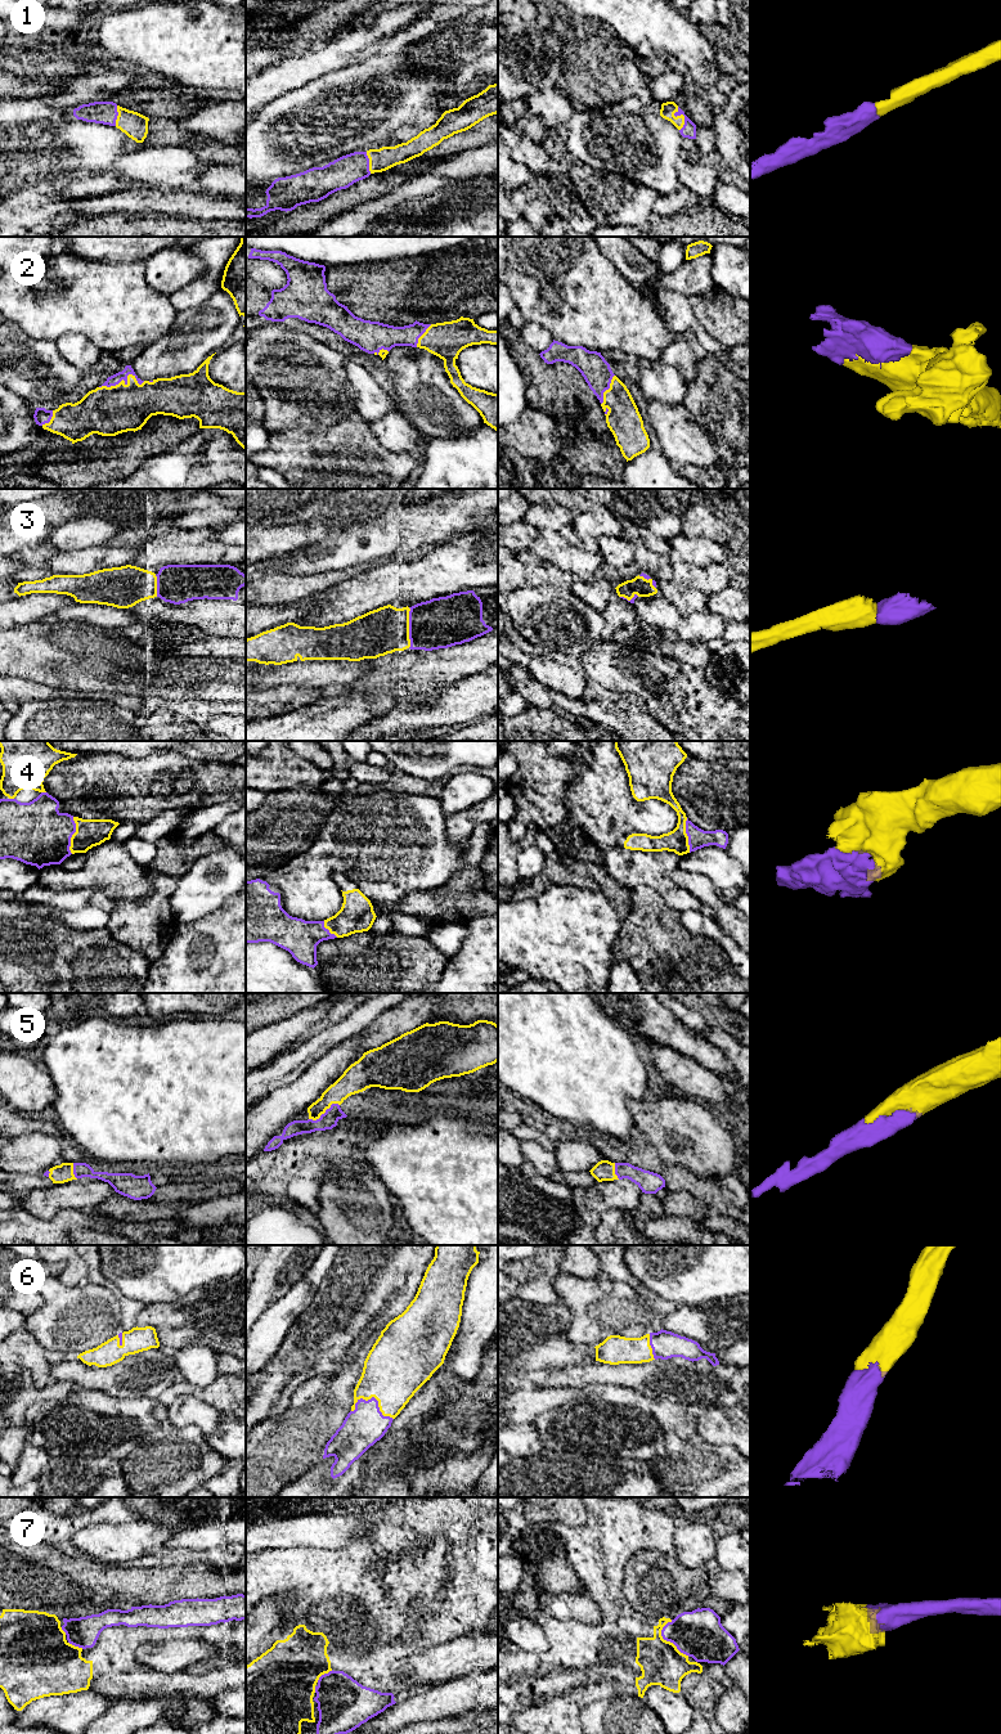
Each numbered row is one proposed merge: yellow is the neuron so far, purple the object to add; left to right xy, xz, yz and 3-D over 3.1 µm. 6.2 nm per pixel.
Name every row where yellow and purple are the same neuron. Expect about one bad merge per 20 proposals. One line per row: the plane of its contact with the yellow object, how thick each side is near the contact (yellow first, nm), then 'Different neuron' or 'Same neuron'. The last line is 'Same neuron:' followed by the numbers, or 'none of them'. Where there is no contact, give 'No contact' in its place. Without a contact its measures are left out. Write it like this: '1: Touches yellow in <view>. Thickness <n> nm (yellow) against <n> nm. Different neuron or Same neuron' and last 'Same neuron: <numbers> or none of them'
1: Touches yellow in yz. Thickness 90 nm (yellow) against 90 nm. Same neuron
2: Touches yellow in xy. Thickness 300 nm (yellow) against 70 nm. Same neuron
3: Touches yellow in xz. Thickness 280 nm (yellow) against 320 nm. Same neuron
4: Touches yellow in xy. Thickness 180 nm (yellow) against 400 nm. Same neuron
5: Touches yellow in xz. Thickness 150 nm (yellow) against 110 nm. Same neuron
6: Touches yellow in xz. Thickness 400 nm (yellow) against 240 nm. Same neuron
7: Touches yellow in yz. Thickness 280 nm (yellow) against 300 nm. Same neuron
Same neuron: 1, 2, 3, 4, 5, 6, 7

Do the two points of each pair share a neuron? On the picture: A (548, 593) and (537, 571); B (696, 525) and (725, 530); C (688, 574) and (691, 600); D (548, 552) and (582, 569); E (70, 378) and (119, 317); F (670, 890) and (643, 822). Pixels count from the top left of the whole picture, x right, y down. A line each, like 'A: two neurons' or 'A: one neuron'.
A: two neurons
B: one neuron
C: two neurons
D: one neuron
E: two neurons
F: one neuron

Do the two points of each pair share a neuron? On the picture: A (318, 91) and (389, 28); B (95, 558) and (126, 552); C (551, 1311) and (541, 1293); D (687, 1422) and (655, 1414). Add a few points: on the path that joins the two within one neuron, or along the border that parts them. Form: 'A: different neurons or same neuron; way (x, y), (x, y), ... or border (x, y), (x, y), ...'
A: different neurons; border (376, 53), (321, 76)
B: same neuron; way (103, 557), (119, 556)
C: different neurons; border (517, 1297), (542, 1305), (559, 1303)
D: same neuron; way (679, 1419), (663, 1416)

